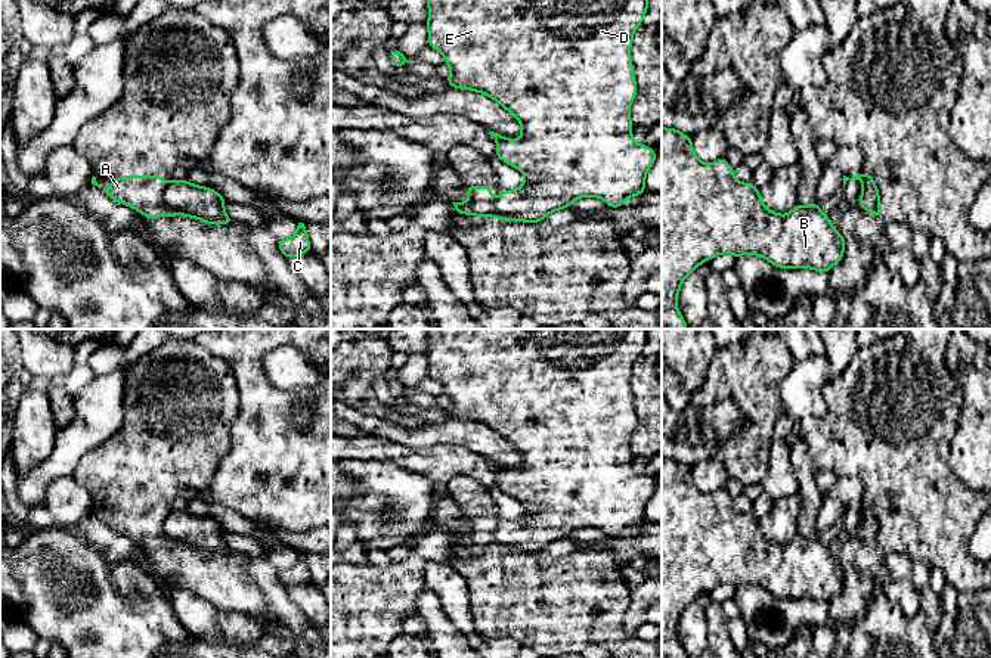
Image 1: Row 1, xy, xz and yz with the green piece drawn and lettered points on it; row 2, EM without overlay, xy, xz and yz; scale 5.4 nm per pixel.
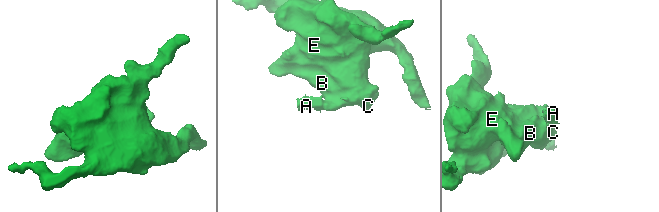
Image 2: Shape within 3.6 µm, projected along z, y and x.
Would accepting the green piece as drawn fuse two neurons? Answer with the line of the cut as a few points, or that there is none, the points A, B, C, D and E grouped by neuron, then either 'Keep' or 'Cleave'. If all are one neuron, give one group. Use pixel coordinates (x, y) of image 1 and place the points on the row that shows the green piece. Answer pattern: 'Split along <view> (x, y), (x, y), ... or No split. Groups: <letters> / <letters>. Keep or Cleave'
Split along xy (166, 185), (164, 204), (175, 214). Groups: A / B C D E. Cleave

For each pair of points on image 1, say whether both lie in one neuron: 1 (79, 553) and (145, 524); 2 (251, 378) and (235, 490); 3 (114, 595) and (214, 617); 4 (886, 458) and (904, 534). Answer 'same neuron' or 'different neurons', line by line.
1: different neurons
2: same neuron
3: different neurons
4: same neuron

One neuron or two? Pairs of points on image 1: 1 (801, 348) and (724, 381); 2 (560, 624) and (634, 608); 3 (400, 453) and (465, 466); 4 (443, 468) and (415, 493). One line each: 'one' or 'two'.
1: two
2: two
3: one
4: two

